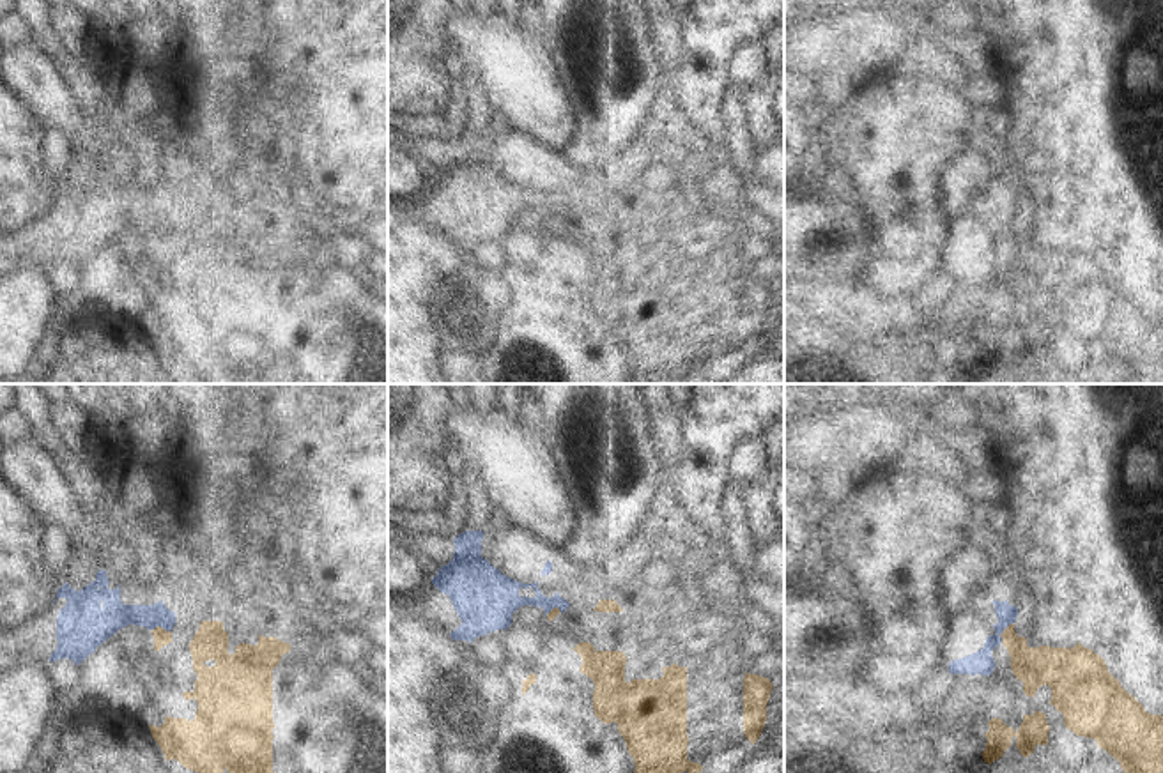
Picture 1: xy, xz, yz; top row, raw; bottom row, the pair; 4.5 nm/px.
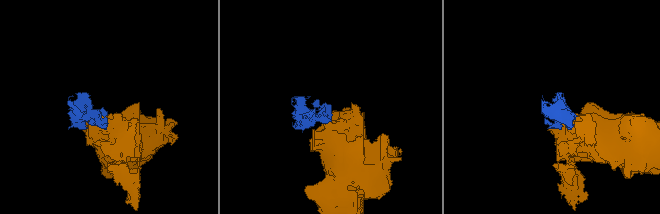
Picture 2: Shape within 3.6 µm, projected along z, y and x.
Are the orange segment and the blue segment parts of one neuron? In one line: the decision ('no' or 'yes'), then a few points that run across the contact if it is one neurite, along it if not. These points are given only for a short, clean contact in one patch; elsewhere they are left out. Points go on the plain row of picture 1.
no; line xy (153, 232), (160, 230), (169, 236)

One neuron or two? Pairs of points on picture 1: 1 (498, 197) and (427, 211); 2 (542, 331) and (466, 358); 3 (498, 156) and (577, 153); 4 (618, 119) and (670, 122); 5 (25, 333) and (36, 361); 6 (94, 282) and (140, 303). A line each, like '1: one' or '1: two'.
1: one
2: two
3: two
4: two
5: two
6: one

